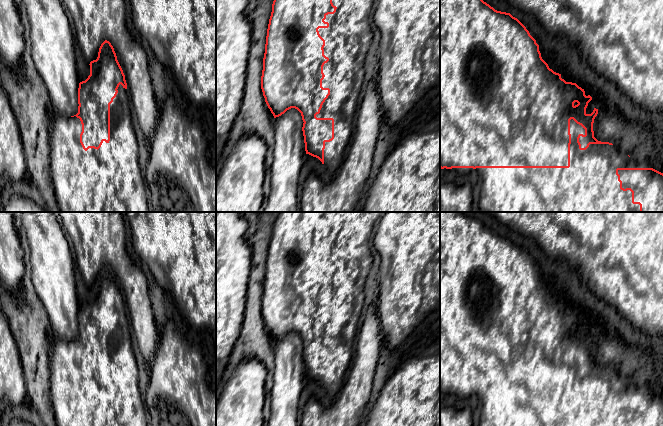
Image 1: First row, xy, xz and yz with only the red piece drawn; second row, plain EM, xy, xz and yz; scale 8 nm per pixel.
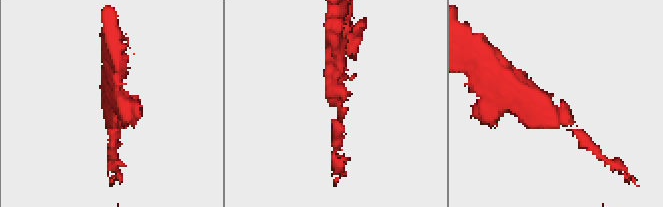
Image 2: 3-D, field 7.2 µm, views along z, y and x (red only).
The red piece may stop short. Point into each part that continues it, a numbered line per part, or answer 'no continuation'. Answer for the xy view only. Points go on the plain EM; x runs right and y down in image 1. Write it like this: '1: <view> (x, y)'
1: xy (110, 398)

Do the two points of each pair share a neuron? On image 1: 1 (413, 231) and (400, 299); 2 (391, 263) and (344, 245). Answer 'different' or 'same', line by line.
1: same
2: different

